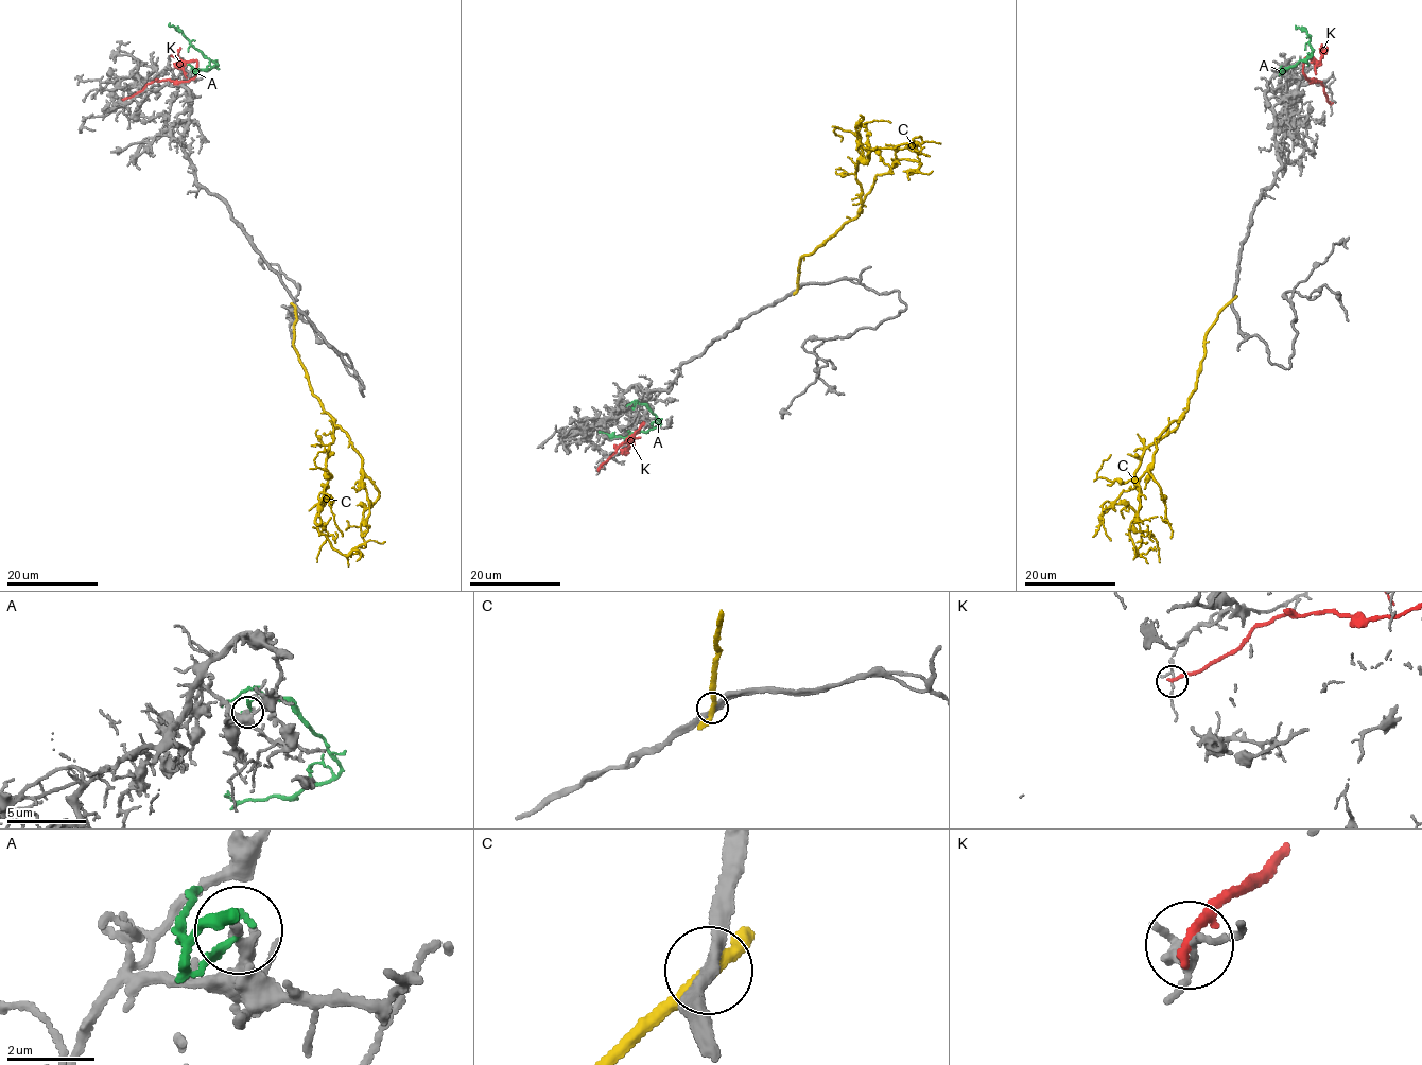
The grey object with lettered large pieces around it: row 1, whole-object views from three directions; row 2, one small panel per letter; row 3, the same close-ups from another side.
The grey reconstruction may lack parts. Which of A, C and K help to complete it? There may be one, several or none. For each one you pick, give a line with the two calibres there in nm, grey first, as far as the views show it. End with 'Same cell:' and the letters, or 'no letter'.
Same cell: no letter

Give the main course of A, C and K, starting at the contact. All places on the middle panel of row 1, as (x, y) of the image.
A: (634, 407), (636, 401), (646, 404), (659, 425), (621, 437), (599, 431)
C: (797, 287), (801, 258), (863, 207), (857, 161), (866, 163), (878, 147), (940, 144)
K: (599, 469), (644, 422), (624, 449)

